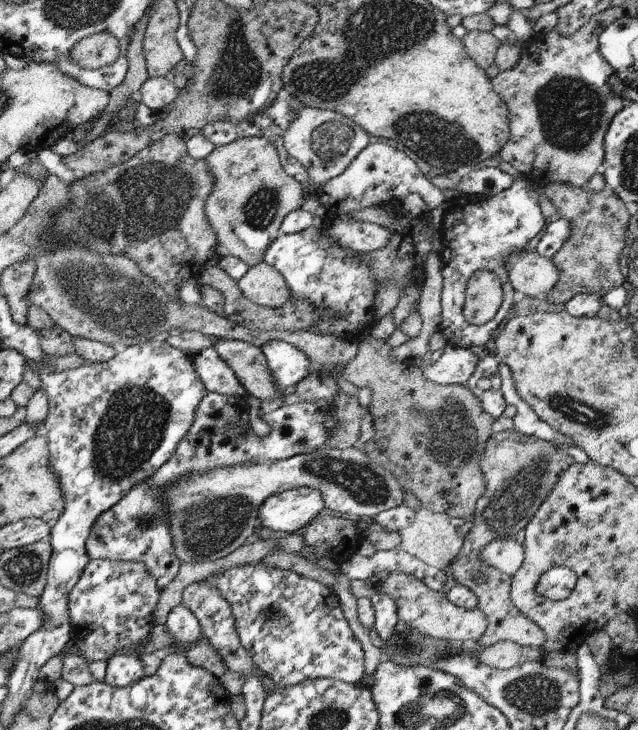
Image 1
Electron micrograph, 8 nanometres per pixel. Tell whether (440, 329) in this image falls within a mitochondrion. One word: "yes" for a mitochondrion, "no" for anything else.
no

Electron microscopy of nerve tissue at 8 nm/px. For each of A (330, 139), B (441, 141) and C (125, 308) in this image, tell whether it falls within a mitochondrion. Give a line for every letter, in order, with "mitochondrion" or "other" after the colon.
A: mitochondrion
B: mitochondrion
C: mitochondrion

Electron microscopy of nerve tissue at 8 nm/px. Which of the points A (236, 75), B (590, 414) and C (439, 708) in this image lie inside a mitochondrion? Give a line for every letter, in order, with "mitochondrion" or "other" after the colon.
A: mitochondrion
B: mitochondrion
C: mitochondrion

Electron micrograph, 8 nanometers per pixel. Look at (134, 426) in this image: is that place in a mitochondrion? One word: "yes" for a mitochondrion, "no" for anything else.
yes

